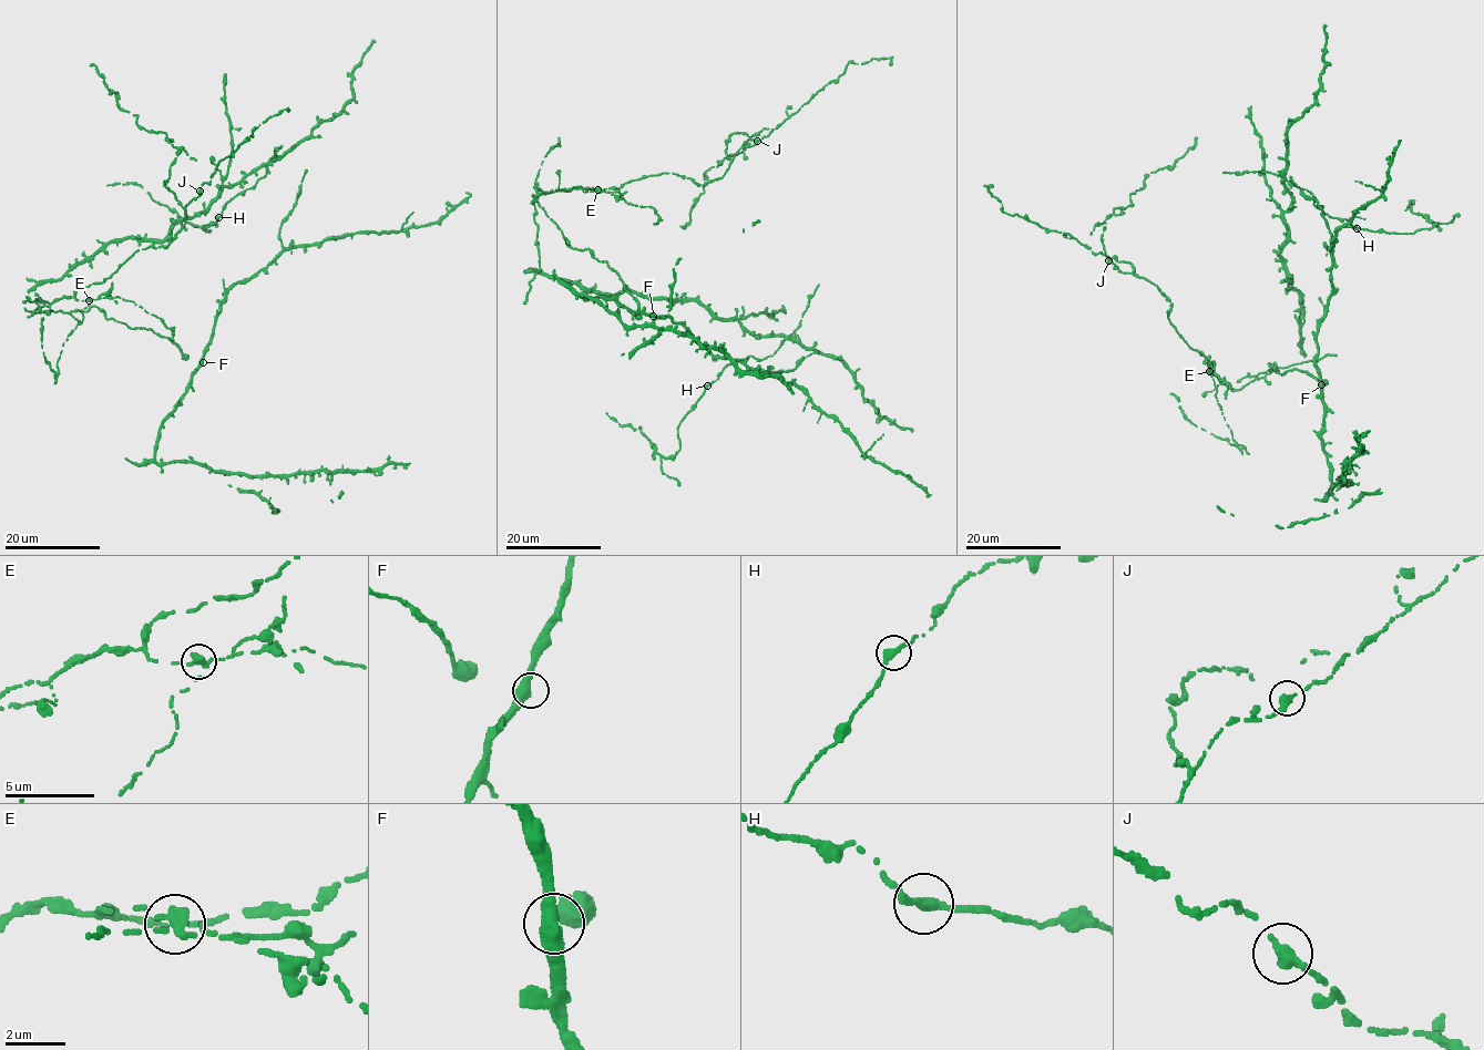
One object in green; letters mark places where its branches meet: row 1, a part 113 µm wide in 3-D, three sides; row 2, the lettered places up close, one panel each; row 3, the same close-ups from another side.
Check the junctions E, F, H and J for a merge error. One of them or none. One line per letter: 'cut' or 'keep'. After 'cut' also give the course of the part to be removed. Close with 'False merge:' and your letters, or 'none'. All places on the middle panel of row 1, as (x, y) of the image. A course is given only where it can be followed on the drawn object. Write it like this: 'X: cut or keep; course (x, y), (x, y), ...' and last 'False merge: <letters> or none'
E: cut; course (597, 191), (558, 188), (543, 191), (533, 197)
F: keep
H: keep
J: keep
False merge: E

